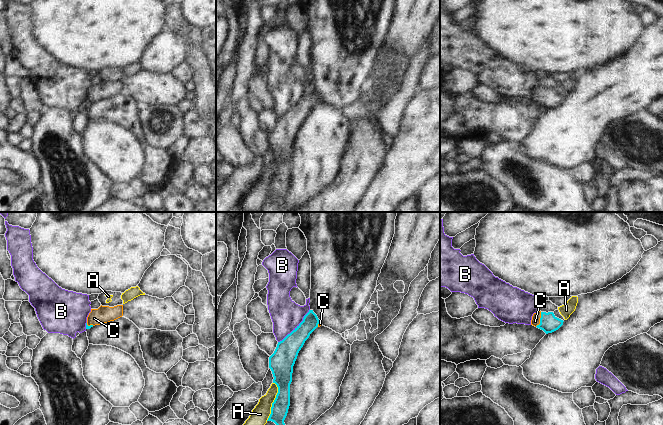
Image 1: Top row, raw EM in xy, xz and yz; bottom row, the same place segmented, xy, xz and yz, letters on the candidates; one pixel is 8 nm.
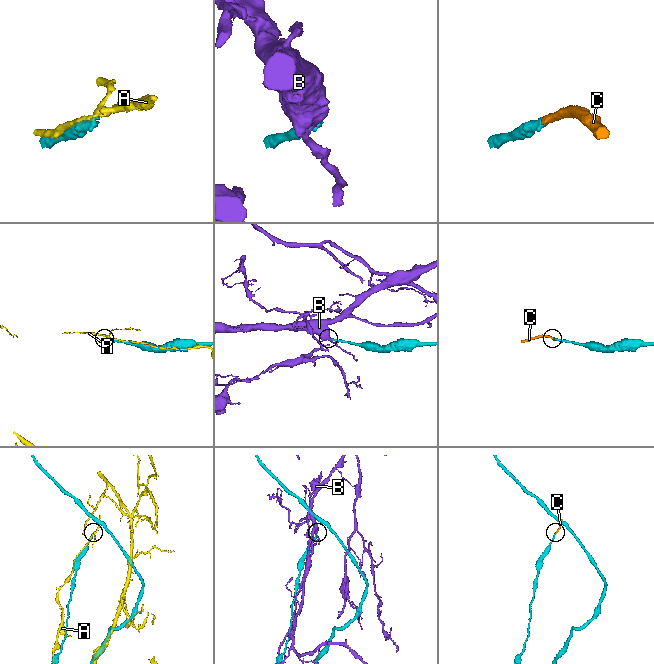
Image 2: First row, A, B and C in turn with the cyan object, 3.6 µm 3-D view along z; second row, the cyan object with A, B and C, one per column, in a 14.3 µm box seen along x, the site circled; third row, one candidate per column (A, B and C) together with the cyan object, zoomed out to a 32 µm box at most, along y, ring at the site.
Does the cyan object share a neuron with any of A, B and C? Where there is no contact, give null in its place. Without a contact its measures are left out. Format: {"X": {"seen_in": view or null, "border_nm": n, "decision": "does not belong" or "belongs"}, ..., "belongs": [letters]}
{"A": {"seen_in": "xz", "border_nm": 320, "decision": "does not belong"}, "B": {"seen_in": "xz", "border_nm": 380, "decision": "does not belong"}, "C": {"seen_in": "yz", "border_nm": 130, "decision": "belongs"}, "belongs": ["C"]}

